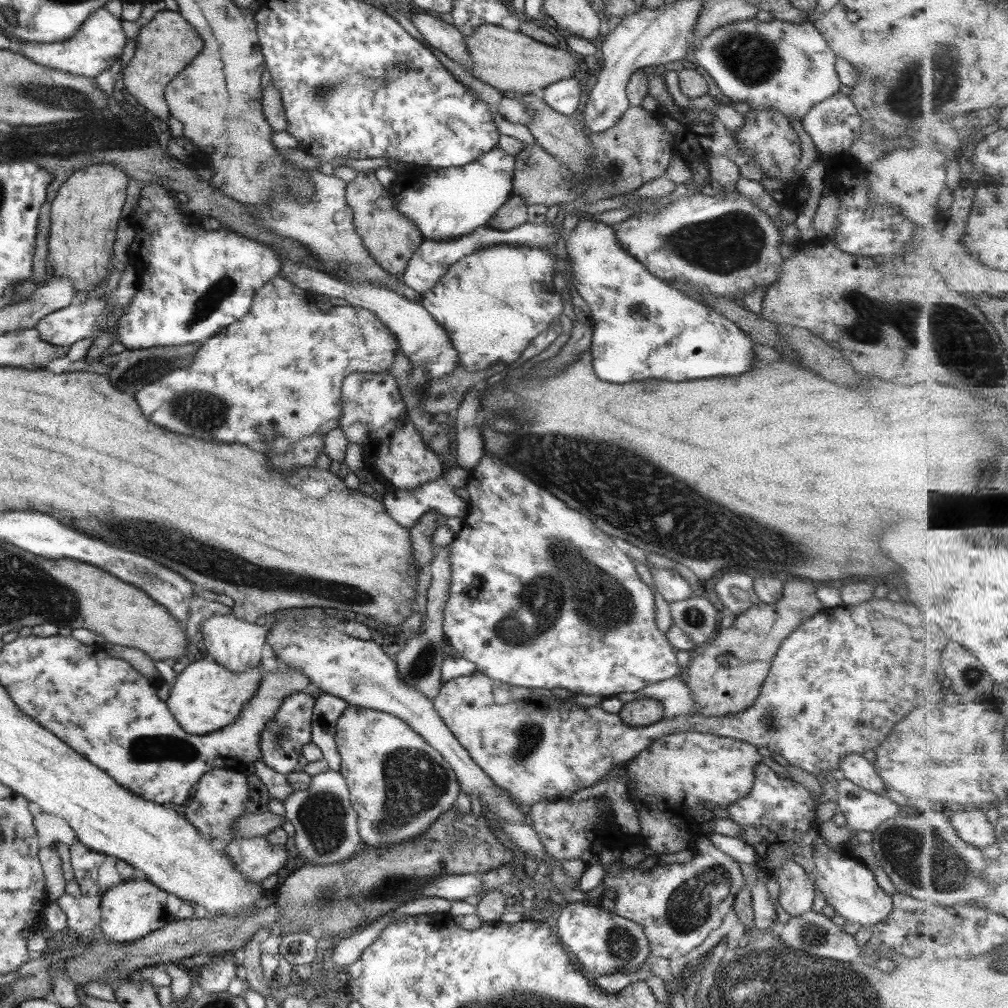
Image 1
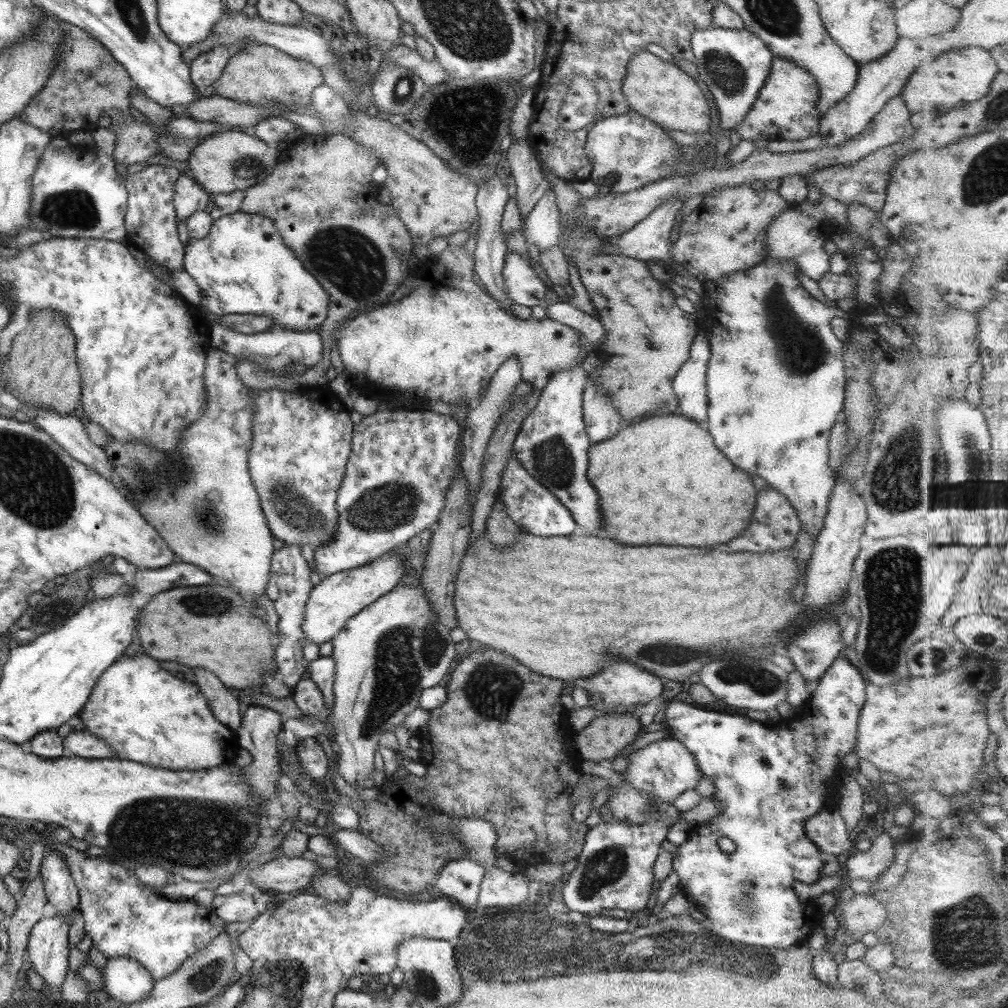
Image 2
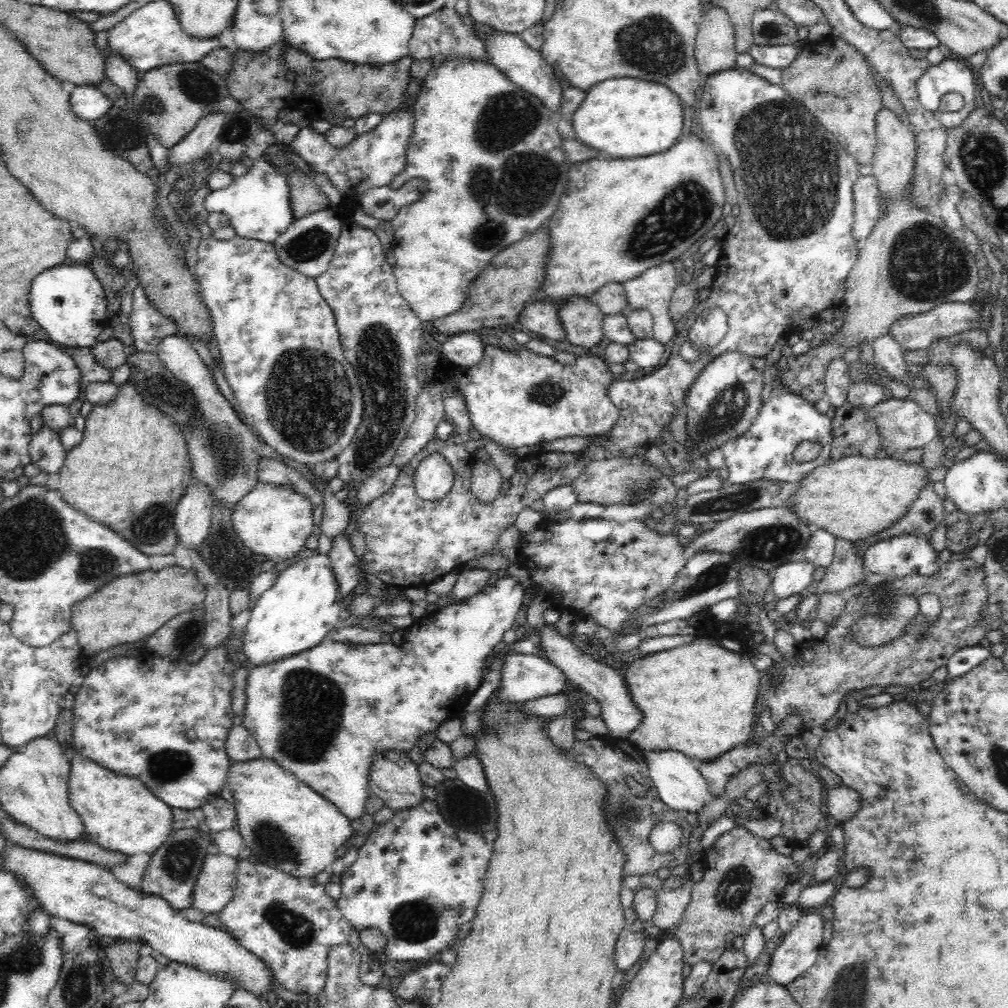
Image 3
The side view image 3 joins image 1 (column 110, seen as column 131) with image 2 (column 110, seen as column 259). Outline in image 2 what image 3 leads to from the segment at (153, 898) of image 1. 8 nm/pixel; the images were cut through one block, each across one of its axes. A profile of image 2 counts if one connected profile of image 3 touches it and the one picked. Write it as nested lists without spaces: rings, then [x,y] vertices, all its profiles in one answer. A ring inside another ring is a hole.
[[[114,956],[107,959],[102,973],[102,990],[105,994],[123,1004],[140,1002],[149,995],[153,977],[135,959]]]

